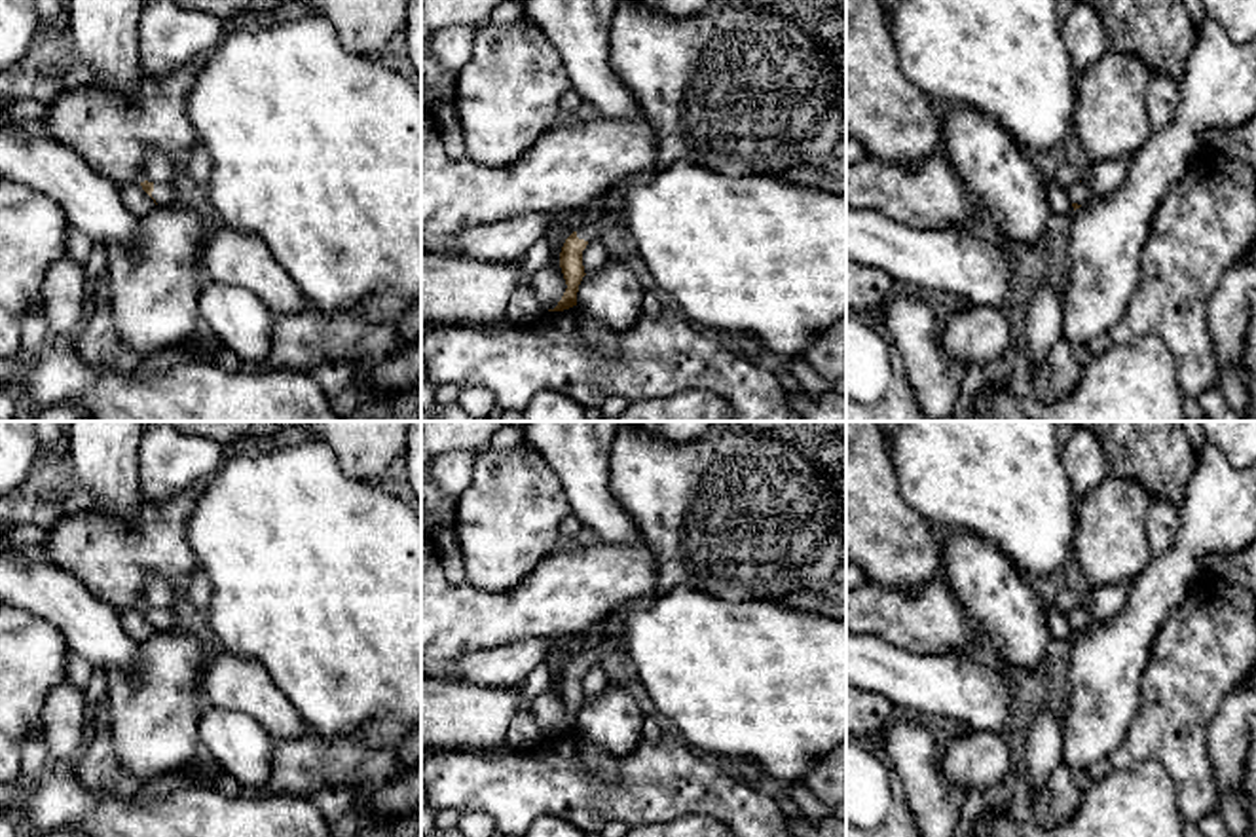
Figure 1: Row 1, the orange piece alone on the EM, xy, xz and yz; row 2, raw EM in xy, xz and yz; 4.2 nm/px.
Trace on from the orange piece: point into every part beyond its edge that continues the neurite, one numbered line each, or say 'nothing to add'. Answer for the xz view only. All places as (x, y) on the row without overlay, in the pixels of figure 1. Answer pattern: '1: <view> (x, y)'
1: xz (609, 648)

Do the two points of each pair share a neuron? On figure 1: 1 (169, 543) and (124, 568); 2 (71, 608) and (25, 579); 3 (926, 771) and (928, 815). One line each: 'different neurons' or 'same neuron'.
1: same neuron
2: same neuron
3: same neuron

